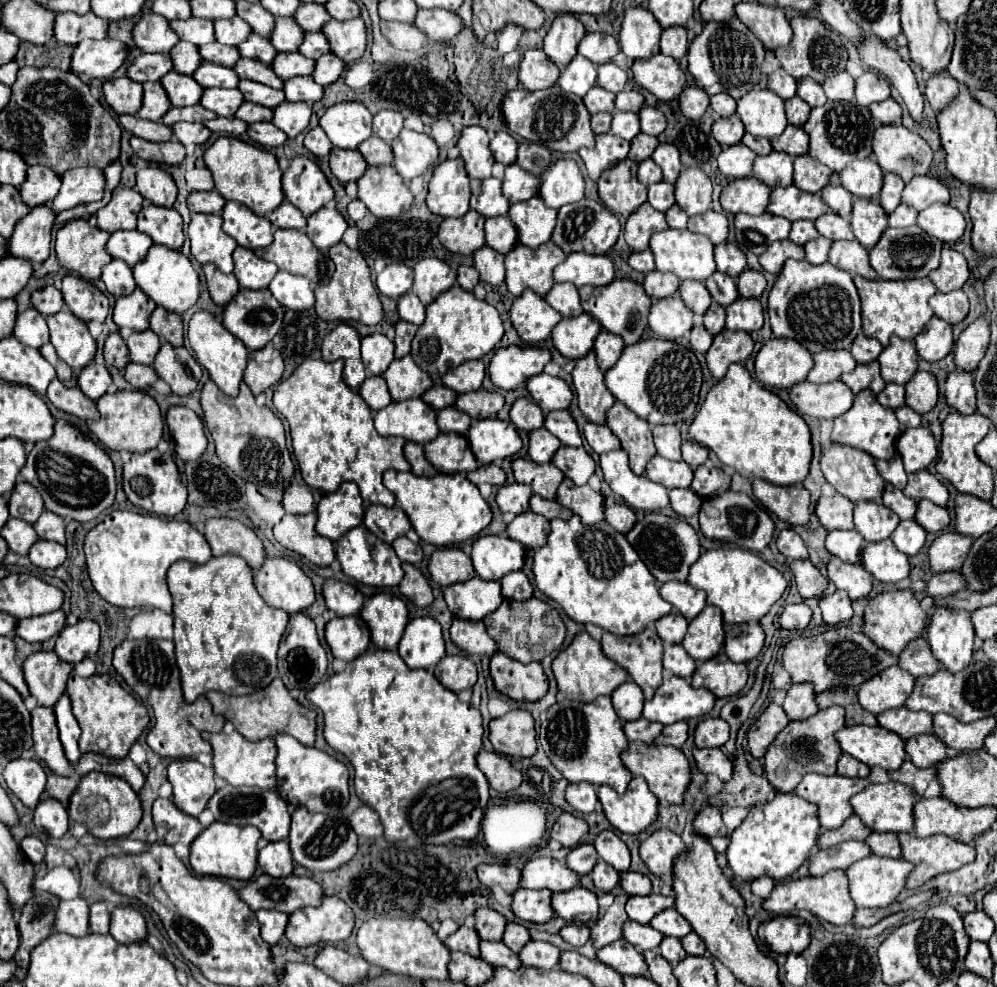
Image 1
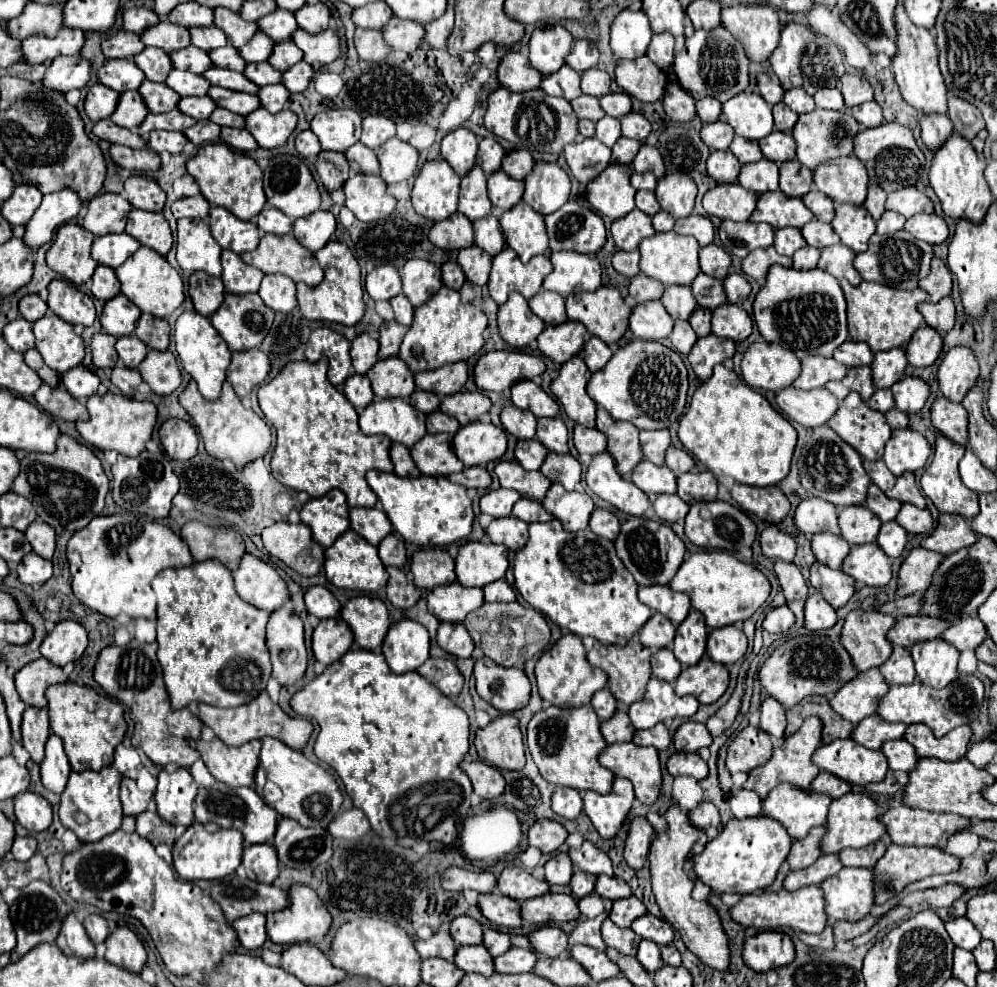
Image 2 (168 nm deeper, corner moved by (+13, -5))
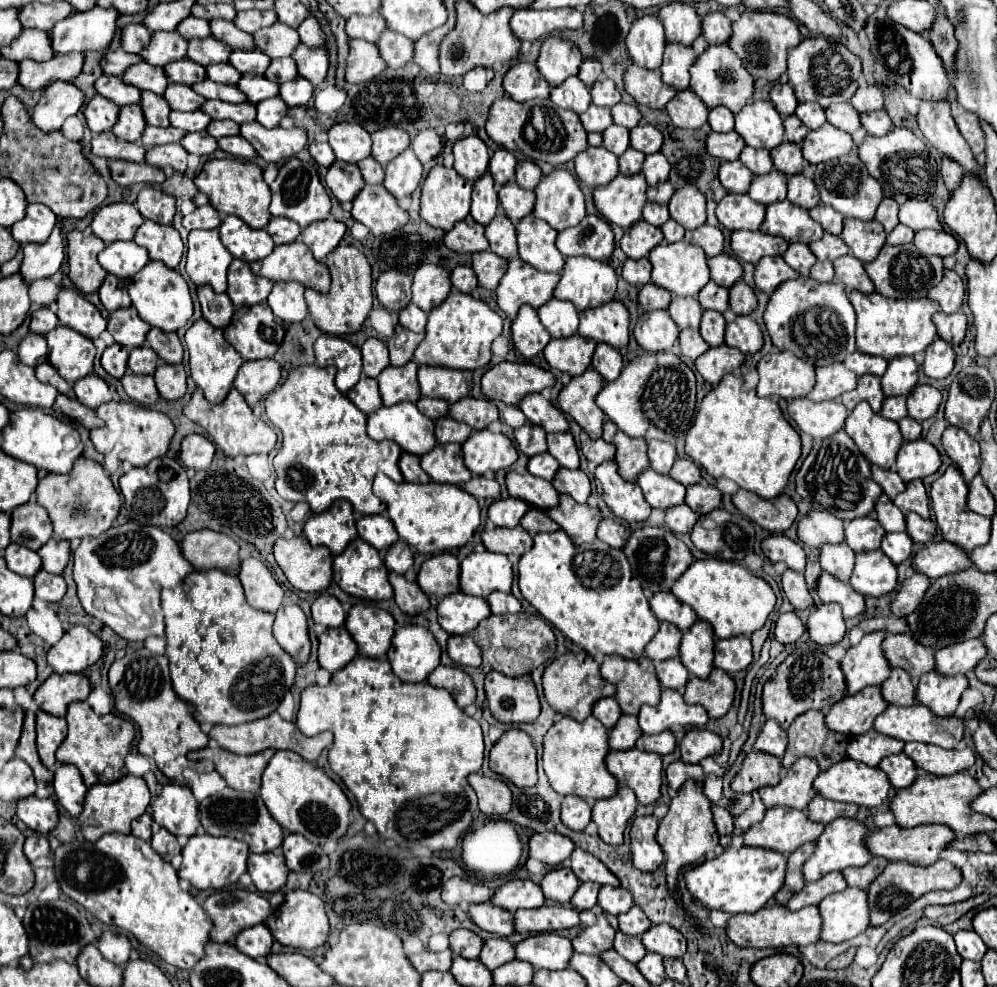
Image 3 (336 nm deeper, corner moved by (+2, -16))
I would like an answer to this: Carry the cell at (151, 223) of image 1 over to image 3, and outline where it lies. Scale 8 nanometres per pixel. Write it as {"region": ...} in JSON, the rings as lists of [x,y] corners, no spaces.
{"region":[[[144,220],[138,228],[134,242],[148,250],[150,260],[160,260],[168,268],[176,268],[182,258],[182,240],[172,226],[160,226],[156,222]]]}

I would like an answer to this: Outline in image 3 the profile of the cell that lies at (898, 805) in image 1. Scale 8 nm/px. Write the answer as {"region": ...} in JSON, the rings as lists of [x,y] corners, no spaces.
{"region":[[[838,818],[838,820],[830,822],[830,824],[826,824],[824,834],[816,842],[814,856],[804,864],[804,878],[806,878],[806,882],[816,882],[824,874],[834,872],[834,870],[842,872],[848,866],[864,866],[872,858],[870,850],[864,844],[866,834],[868,834],[866,824],[862,824],[856,818]]]}

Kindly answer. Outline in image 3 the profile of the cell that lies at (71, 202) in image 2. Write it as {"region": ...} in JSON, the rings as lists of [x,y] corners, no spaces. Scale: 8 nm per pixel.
{"region":[[[58,218],[54,232],[42,244],[26,244],[24,246],[24,260],[20,264],[20,274],[28,284],[38,278],[48,278],[58,272],[64,260],[64,238],[62,238],[64,218]]]}

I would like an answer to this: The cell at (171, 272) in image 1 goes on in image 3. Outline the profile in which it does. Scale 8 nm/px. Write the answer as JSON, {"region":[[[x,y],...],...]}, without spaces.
{"region":[[[148,262],[136,276],[128,280],[128,292],[140,318],[164,332],[182,328],[192,316],[192,296],[186,280],[162,262]]]}

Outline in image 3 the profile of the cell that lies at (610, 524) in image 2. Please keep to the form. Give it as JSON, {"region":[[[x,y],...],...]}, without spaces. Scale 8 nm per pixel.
{"region":[[[602,520],[598,526],[598,538],[602,542],[606,542],[612,548],[622,548],[626,544],[626,536],[624,536],[624,526],[618,524],[616,520]]]}

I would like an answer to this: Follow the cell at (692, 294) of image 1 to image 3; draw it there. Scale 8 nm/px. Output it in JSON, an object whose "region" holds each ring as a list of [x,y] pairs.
{"region":[[[674,296],[672,304],[668,308],[672,320],[678,324],[678,328],[698,328],[702,318],[702,306],[696,298],[680,298]]]}

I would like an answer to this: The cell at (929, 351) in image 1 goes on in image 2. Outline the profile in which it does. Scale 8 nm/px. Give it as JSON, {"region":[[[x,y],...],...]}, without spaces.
{"region":[[[921,325],[907,345],[907,361],[915,367],[929,367],[937,361],[943,349],[941,335],[929,325]]]}

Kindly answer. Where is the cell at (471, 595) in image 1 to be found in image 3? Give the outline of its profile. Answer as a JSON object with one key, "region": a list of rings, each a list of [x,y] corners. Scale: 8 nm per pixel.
{"region":[[[464,592],[450,594],[438,604],[438,622],[448,634],[472,632],[486,616],[490,616],[488,602]]]}

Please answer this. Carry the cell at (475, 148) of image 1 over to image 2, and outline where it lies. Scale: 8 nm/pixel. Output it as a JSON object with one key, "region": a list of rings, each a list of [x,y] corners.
{"region":[[[459,127],[447,133],[441,141],[441,155],[459,177],[465,177],[471,171],[471,167],[475,165],[475,153],[477,153],[477,137],[469,129]]]}

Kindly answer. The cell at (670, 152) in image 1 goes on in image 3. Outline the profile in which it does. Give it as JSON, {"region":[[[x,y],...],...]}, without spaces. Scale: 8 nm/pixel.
{"region":[[[660,152],[646,156],[642,174],[646,176],[648,186],[654,186],[658,182],[666,182],[668,180],[668,174],[670,174],[670,164],[668,164],[666,156],[660,154]]]}

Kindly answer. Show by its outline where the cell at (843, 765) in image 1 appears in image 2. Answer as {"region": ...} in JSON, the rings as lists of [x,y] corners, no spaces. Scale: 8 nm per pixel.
{"region":[[[819,773],[813,783],[811,783],[811,791],[821,793],[821,795],[829,795],[831,799],[839,799],[841,795],[849,793],[851,787],[845,781],[839,781],[837,777],[831,777],[831,773]]]}

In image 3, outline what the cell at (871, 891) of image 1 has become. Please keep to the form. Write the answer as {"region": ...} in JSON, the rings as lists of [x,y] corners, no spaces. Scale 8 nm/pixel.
{"region":[[[846,888],[826,896],[820,904],[822,914],[822,940],[838,944],[862,934],[870,926],[870,908],[866,890]]]}

